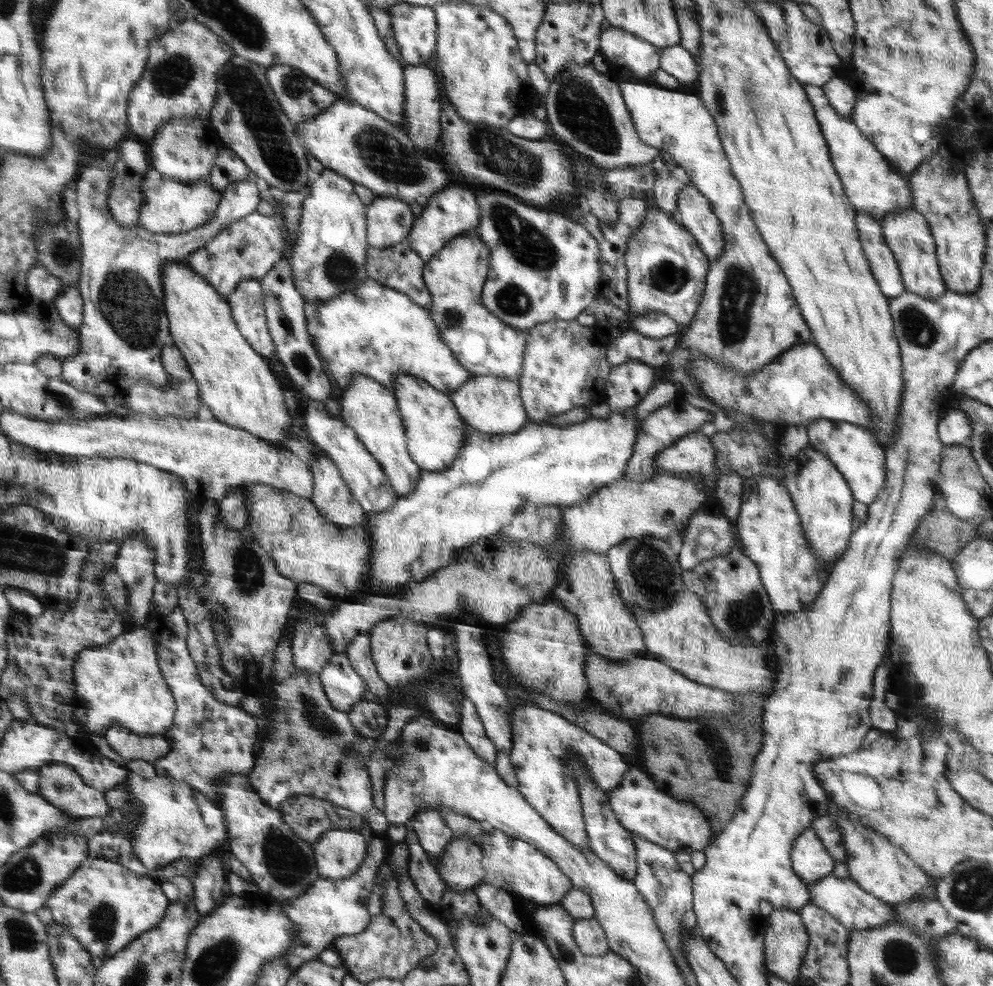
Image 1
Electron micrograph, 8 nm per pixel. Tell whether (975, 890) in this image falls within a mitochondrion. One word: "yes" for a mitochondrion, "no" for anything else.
yes

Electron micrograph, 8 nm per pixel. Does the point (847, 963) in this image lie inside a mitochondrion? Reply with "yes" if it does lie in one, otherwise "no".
no

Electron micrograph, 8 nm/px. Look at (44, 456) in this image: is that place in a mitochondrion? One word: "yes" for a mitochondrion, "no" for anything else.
no

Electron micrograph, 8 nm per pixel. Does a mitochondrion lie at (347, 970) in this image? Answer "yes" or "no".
no

